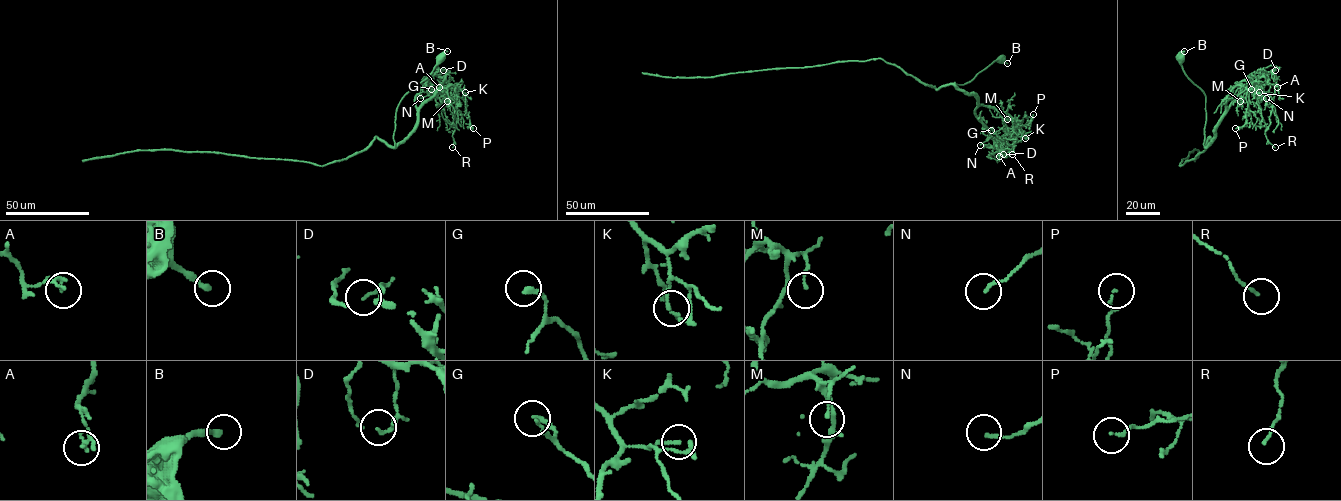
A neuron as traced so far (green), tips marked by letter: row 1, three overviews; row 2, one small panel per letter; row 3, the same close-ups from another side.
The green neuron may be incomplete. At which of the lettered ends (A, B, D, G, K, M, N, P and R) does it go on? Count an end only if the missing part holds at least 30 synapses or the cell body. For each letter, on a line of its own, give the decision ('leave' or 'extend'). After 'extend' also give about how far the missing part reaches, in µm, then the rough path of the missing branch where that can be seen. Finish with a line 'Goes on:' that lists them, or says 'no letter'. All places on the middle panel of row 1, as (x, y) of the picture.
A: leave
B: leave
D: leave
G: leave
K: leave
M: leave
N: leave
P: leave
R: leave
Goes on: no letter

